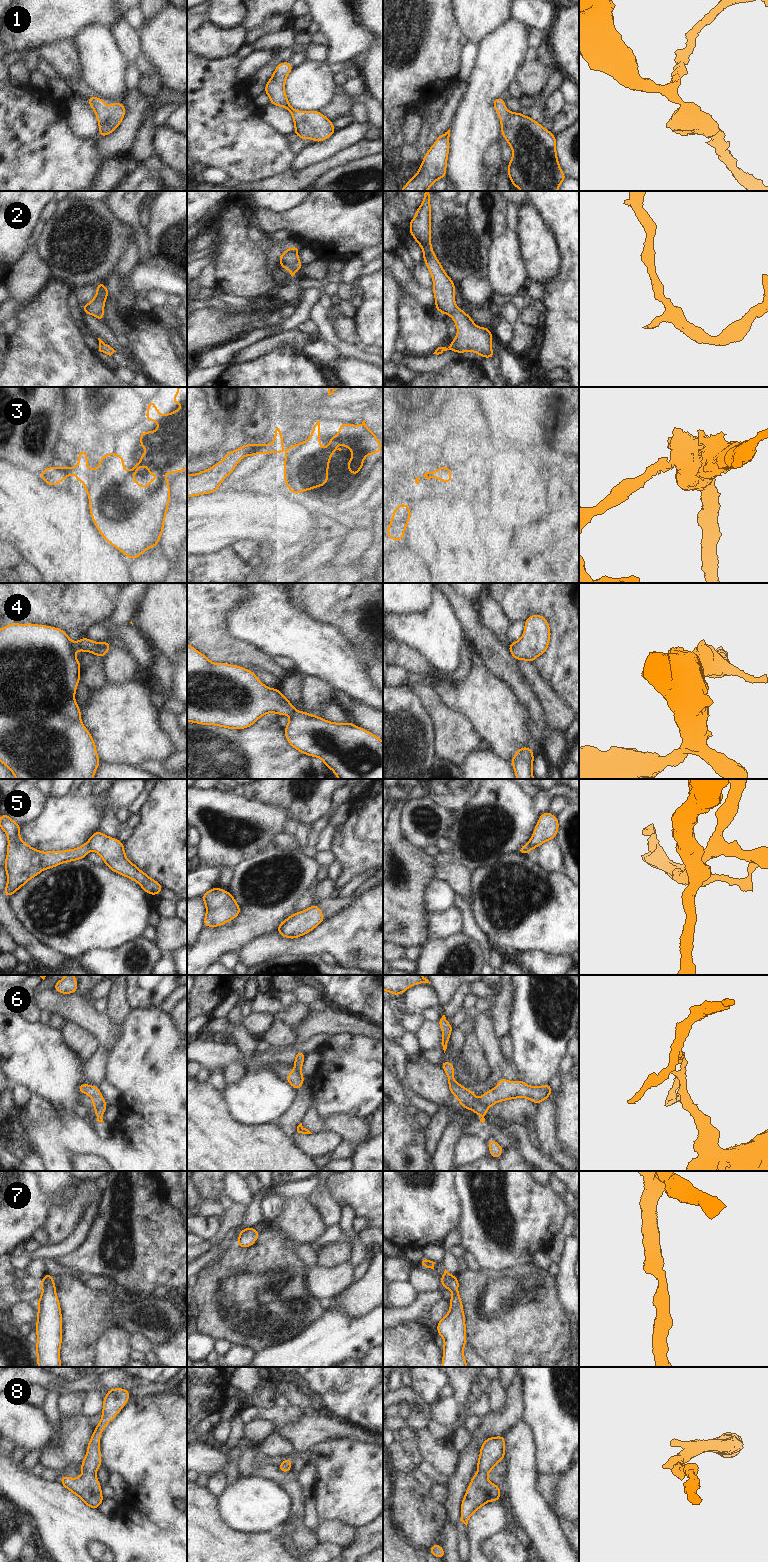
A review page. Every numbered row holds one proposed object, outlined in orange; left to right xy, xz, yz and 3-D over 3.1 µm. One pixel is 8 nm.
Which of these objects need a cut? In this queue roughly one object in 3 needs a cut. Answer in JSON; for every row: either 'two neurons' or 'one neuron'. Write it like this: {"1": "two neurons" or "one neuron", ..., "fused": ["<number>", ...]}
{"1": "one neuron", "2": "one neuron", "3": "two neurons", "4": "one neuron", "5": "two neurons", "6": "two neurons", "7": "one neuron", "8": "one neuron", "fused": ["3", "5", "6"]}

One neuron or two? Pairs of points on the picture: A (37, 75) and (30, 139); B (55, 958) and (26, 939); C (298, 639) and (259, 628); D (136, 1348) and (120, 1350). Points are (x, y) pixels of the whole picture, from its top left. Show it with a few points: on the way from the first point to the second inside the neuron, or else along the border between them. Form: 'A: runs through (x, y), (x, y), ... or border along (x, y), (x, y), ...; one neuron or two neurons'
A: border along (27, 85), (33, 88), (45, 88); two neurons
B: runs through (48, 958), (33, 946); one neuron
C: runs through (288, 632), (282, 628), (269, 628); one neuron
D: border along (129, 1335), (129, 1348), (134, 1356); two neurons

